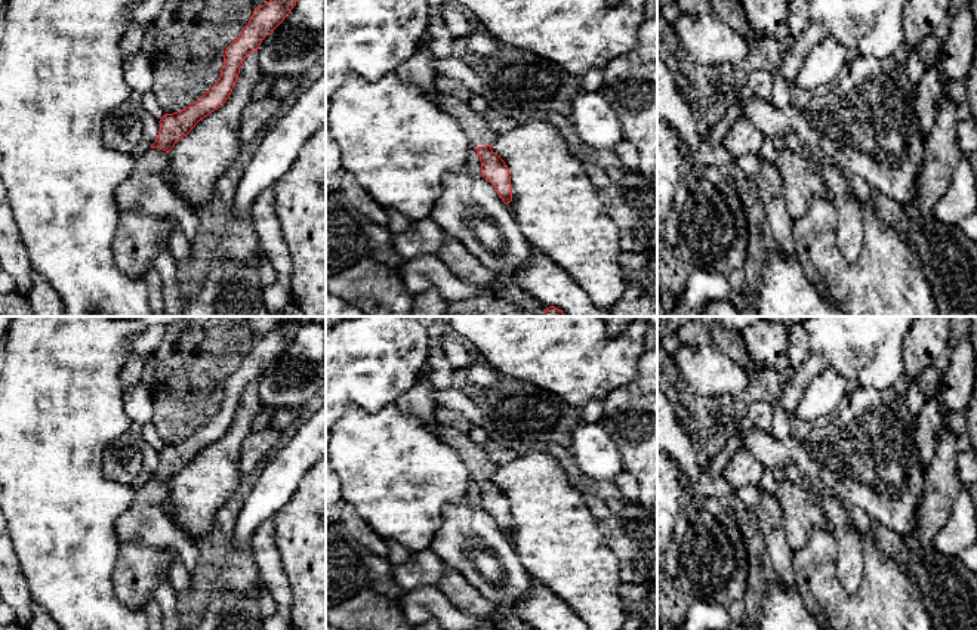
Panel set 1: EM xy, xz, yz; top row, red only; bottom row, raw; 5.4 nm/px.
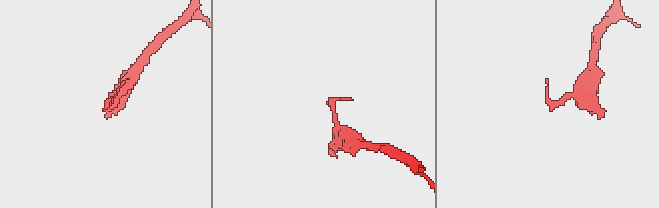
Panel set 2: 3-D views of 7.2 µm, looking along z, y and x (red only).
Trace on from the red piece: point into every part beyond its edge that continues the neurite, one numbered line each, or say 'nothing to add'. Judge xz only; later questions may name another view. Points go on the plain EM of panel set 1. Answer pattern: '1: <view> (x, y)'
1: xz (474, 456)

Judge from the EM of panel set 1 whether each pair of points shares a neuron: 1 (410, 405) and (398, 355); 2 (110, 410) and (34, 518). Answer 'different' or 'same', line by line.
1: different
2: same

